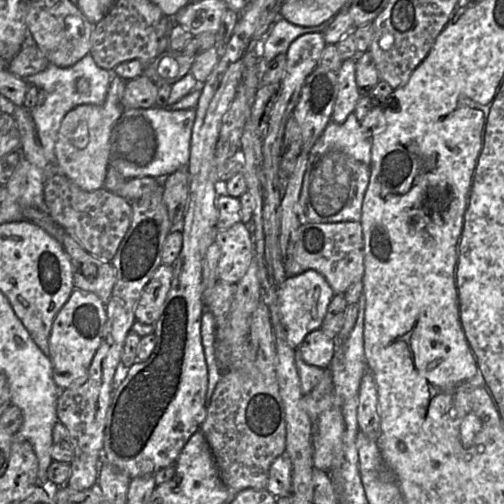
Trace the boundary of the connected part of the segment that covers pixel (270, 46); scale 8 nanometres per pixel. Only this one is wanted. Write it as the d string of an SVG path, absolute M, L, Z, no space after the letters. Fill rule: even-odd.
M279 17L260 44L258 59L263 59L266 63L269 63L277 55L286 54L291 43L300 36L310 33L323 33L332 20L329 19L318 26L301 27Z

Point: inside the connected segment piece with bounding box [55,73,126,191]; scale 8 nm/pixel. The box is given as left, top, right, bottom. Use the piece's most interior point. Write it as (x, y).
(82, 149)

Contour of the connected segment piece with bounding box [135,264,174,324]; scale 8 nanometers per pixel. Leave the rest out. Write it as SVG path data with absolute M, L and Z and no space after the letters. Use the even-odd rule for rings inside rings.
M161 264L144 288L135 310L136 321L144 324L155 324L161 313L164 302L171 289L174 275L173 266Z

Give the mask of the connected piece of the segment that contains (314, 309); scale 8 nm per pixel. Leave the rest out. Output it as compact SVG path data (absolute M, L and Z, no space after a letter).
M315 270L289 276L279 290L279 309L289 346L297 349L306 336L320 329L334 292L325 277Z

